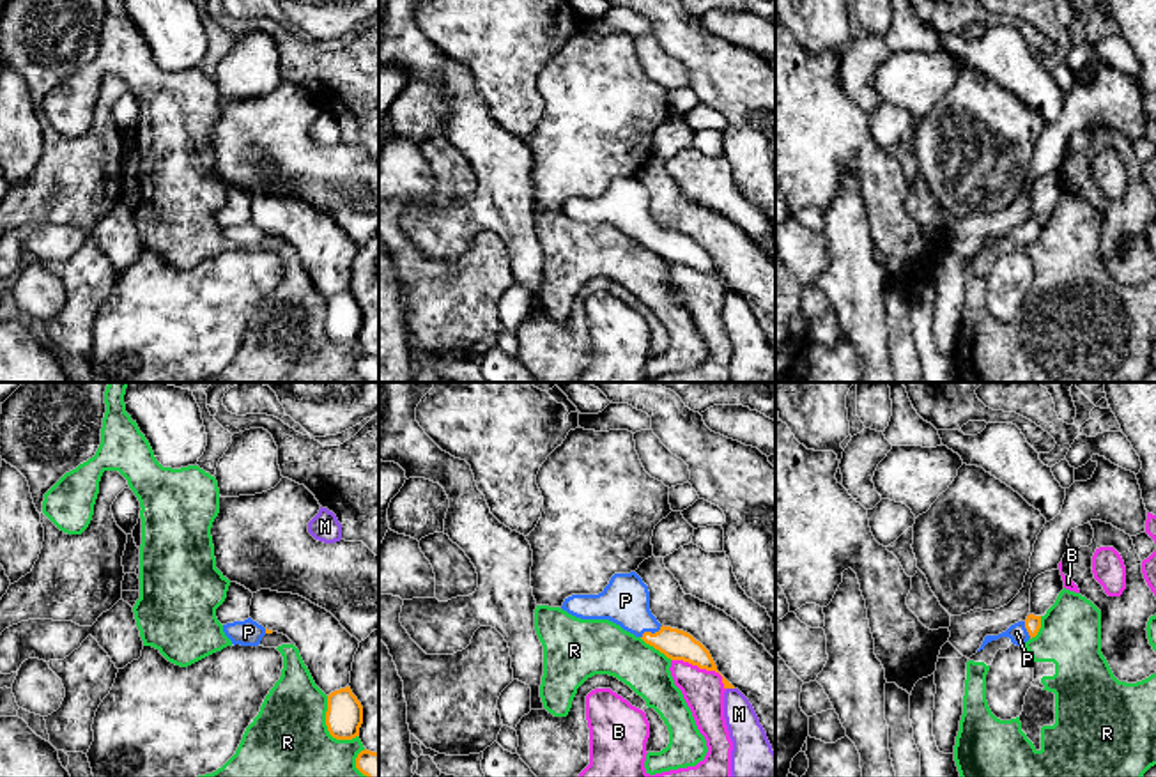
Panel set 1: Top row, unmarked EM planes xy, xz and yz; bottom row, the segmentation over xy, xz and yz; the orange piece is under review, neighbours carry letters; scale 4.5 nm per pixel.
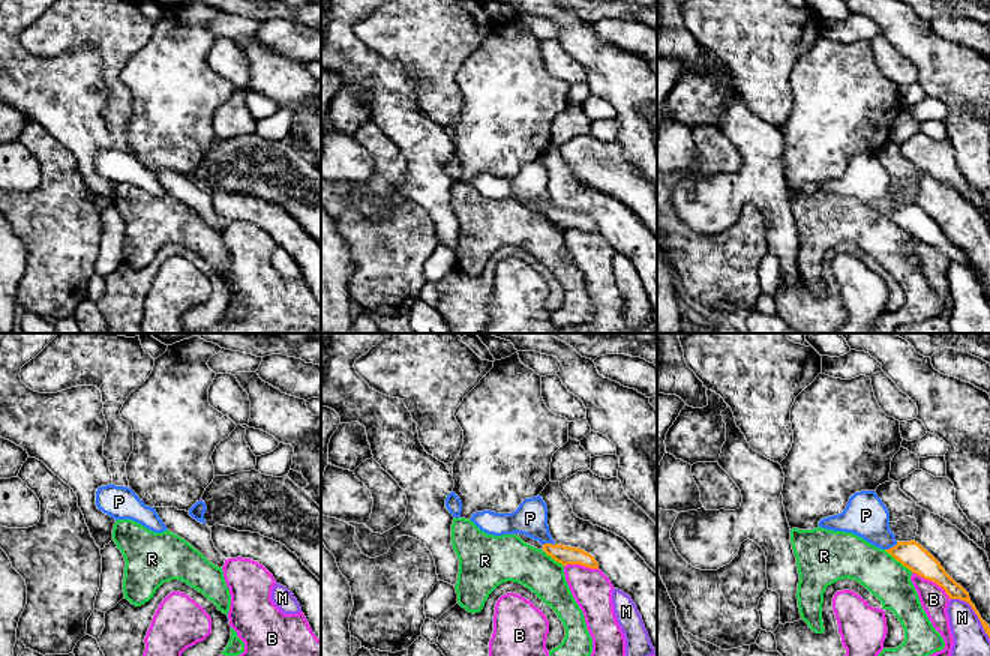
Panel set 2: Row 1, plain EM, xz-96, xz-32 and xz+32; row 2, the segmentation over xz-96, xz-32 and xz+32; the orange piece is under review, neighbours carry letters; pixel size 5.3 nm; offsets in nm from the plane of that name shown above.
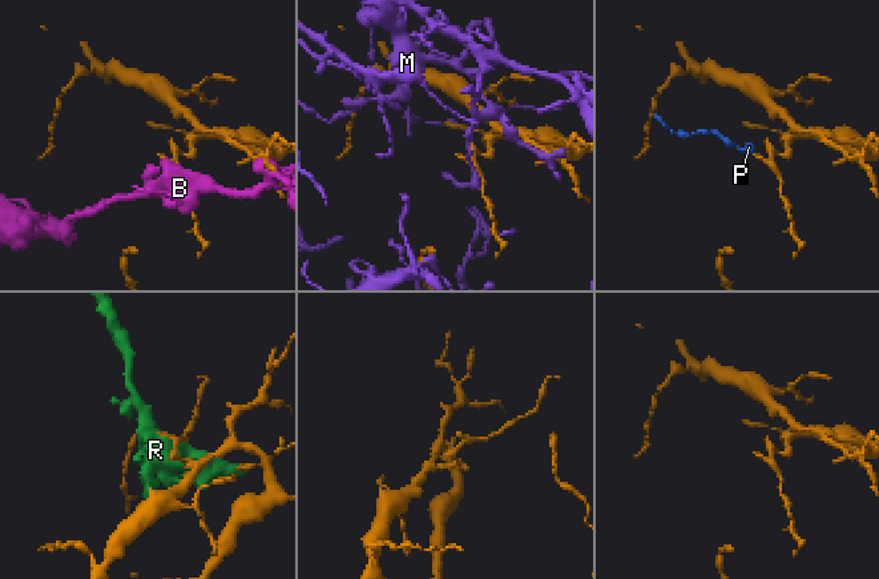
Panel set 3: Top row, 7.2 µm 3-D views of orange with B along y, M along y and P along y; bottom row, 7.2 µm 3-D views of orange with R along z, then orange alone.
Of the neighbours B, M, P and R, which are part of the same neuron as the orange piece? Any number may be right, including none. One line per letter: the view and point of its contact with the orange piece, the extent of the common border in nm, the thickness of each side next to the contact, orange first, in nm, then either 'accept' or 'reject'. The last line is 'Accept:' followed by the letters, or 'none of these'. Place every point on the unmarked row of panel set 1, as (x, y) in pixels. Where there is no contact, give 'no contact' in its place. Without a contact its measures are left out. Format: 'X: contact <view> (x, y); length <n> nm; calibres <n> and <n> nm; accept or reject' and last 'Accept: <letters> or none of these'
B: contact xz (703, 271); length 280 nm; calibres 140 and 190 nm; reject
M: contact xz (730, 291); length 40 nm; calibres 110 and 160 nm; reject
P: contact xz (650, 236); length 120 nm; calibres 140 and 220 nm; accept
R: contact xy (328, 333); length 240 nm; calibres 170 and 480 nm; reject
Accept: P

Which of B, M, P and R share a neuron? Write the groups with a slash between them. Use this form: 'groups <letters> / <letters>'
groups B / M / P / R

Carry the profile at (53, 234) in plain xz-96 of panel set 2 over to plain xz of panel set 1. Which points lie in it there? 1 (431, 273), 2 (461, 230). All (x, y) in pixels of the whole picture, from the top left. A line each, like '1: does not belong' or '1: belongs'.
1: belongs
2: does not belong

